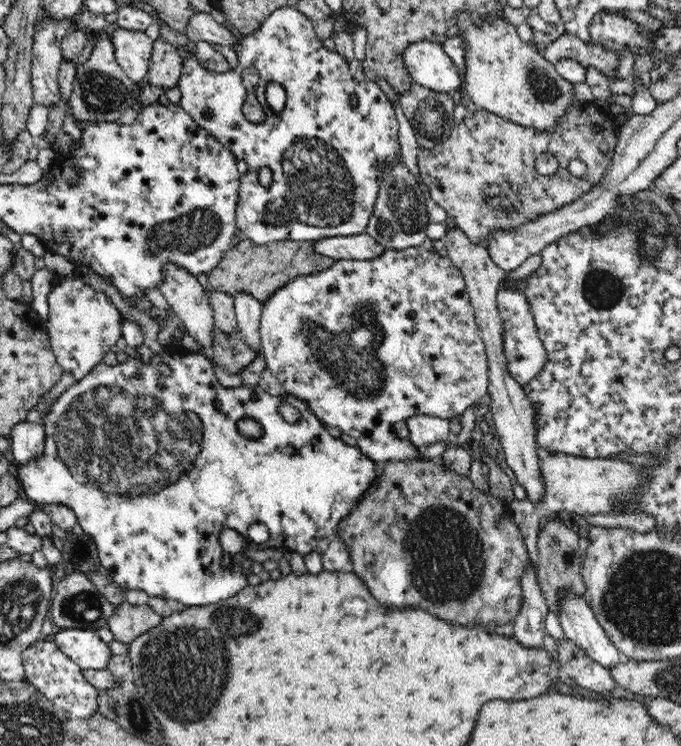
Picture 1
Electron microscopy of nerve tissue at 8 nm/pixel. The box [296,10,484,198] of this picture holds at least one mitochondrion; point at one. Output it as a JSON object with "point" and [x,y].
{"point":[430,118]}

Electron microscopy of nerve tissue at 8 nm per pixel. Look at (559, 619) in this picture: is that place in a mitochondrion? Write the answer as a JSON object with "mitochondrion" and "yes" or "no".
{"mitochondrion":"no"}

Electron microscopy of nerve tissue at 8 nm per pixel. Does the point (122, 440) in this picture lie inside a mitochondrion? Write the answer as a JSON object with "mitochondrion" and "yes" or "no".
{"mitochondrion":"yes"}

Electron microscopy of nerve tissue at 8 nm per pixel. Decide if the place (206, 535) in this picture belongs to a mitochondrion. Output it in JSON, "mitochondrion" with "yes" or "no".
{"mitochondrion":"no"}

